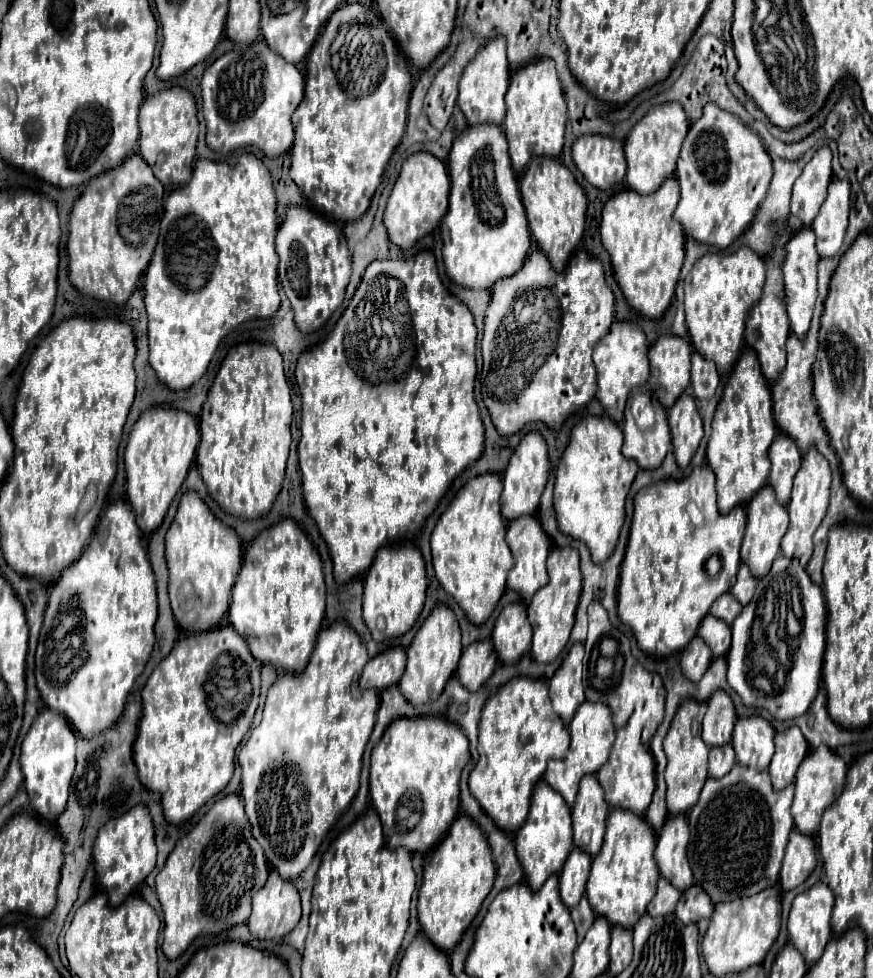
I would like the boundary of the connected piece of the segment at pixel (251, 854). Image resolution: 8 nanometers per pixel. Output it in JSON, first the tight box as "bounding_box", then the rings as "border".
{"bounding_box":[156,795,270,959],"border":[[[226,795],[218,799],[208,815],[200,819],[200,823],[190,831],[188,837],[182,837],[172,853],[166,859],[164,869],[156,875],[156,893],[164,913],[164,941],[162,951],[168,959],[176,959],[182,955],[188,945],[202,933],[220,933],[232,925],[246,923],[250,917],[250,899],[252,893],[262,889],[266,883],[270,865],[264,857],[262,845],[252,839],[250,823],[244,815],[244,807],[238,795]]]}

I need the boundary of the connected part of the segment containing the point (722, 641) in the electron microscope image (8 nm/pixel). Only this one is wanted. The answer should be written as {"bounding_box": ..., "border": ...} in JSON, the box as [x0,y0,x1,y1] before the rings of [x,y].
{"bounding_box":[698,615,732,657],"border":[[[706,615],[698,629],[698,635],[704,637],[706,643],[710,645],[712,657],[720,657],[720,655],[728,653],[730,641],[732,641],[732,631],[730,631],[730,625],[724,623],[722,619],[718,619],[714,615]]]}

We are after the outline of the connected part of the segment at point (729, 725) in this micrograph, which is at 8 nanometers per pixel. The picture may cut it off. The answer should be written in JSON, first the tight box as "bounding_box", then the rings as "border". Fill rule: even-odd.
{"bounding_box":[702,689,736,747],"border":[[[718,689],[708,699],[708,711],[702,721],[702,739],[708,747],[730,743],[732,729],[736,723],[736,709],[726,691]]]}

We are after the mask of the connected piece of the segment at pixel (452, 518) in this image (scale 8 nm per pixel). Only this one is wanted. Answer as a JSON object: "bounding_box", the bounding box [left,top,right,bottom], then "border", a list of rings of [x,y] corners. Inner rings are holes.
{"bounding_box":[432,473,512,625],"border":[[[484,473],[470,479],[446,507],[432,531],[432,563],[438,583],[462,607],[474,625],[482,625],[506,589],[506,575],[512,561],[510,547],[504,539],[506,521],[500,513],[502,477]]]}

